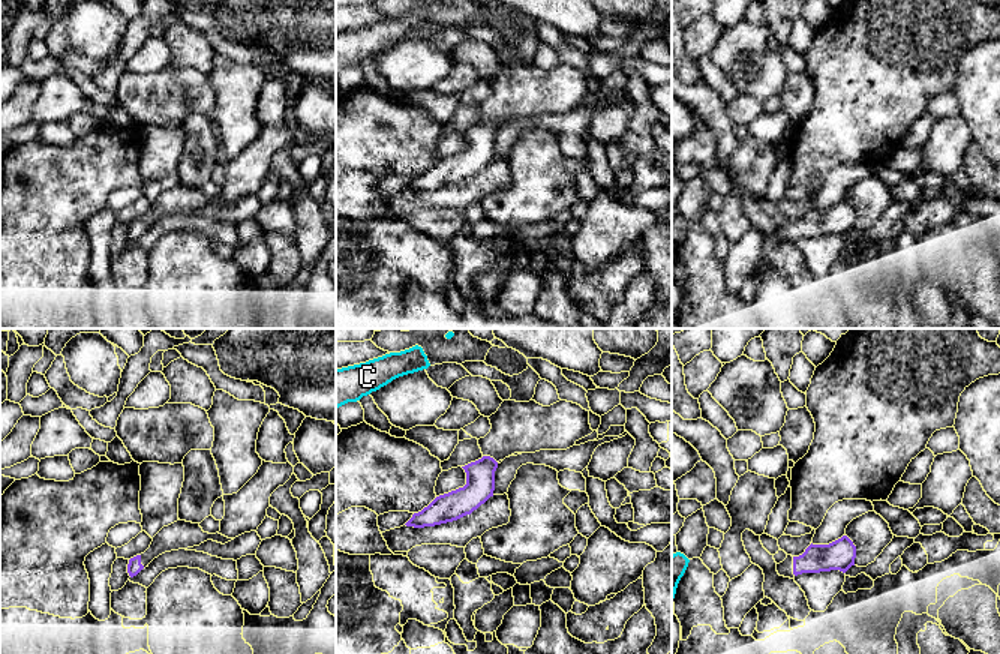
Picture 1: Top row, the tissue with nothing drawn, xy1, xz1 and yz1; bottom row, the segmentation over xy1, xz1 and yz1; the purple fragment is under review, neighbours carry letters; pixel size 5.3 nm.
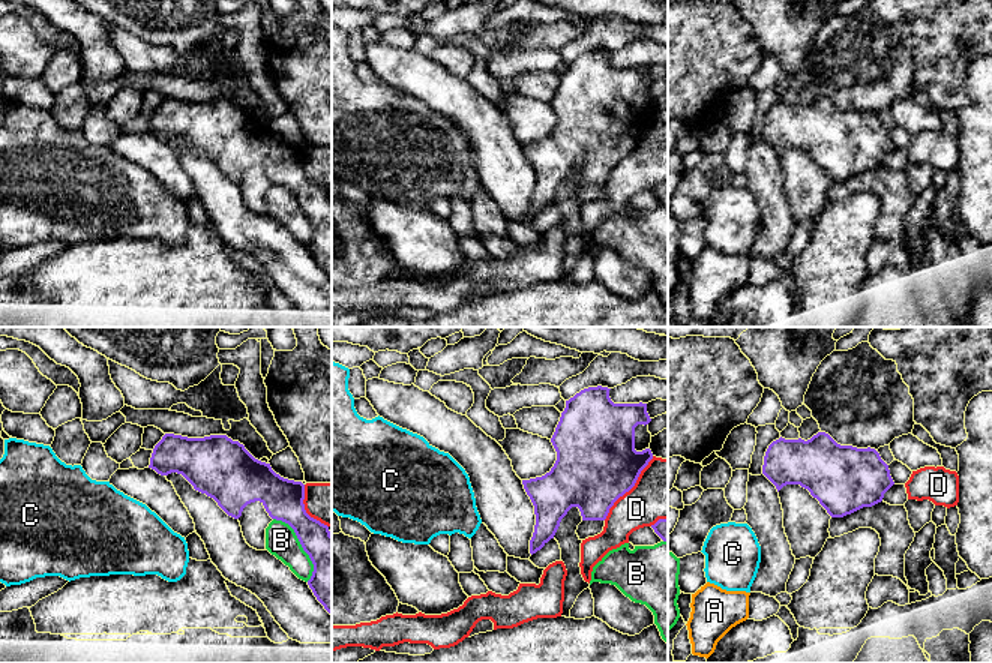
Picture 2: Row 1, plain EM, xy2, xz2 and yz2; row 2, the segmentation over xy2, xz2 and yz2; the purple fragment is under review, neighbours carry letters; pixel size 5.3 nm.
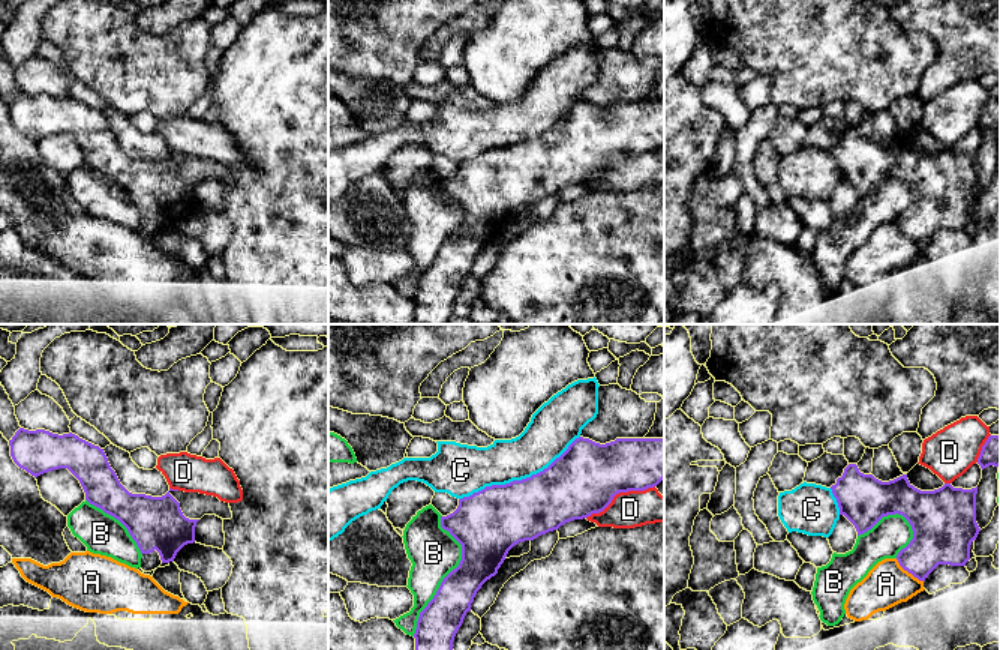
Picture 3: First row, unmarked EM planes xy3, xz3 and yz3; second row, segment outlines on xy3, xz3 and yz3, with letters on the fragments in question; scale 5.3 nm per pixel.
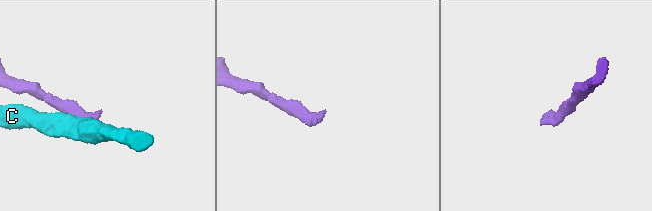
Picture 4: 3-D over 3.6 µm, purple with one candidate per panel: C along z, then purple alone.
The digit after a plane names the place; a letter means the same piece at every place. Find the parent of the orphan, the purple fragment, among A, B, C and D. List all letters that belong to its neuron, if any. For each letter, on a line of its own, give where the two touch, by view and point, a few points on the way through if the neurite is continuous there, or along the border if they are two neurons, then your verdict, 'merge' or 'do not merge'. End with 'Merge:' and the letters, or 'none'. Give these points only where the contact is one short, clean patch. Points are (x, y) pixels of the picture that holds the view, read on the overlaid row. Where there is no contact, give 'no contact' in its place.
A: meets purple in yz3 at (909, 572); border along yz3 (895, 559), (904, 569), (922, 581); do not merge
B: meets purple in xz3 at (447, 575); do not merge
C: meets purple in xz3 at (519, 481); do not merge
D: meets purple in xz3 at (619, 491); do not merge
Merge: none

